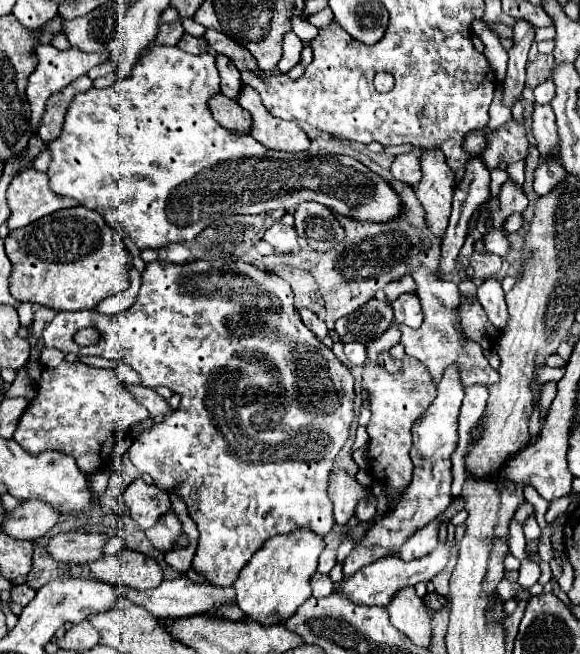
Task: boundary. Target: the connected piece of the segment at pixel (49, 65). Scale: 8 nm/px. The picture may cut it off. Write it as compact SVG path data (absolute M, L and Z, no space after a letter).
M38 45L34 49L34 57L38 59L38 65L36 65L36 71L28 79L26 97L28 97L28 103L30 103L30 109L32 109L30 125L32 125L32 131L36 133L38 125L40 125L40 119L44 117L44 107L46 107L48 97L54 95L54 93L58 93L58 91L62 91L68 83L76 81L78 77L86 75L92 67L104 63L106 55L86 55L80 49L76 49L76 47L68 47L66 51L60 51L60 49L52 47L52 45Z

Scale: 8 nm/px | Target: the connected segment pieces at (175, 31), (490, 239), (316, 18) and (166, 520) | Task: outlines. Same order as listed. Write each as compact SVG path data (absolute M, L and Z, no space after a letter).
M180 21L170 23L170 25L162 23L159 27L158 37L156 37L154 45L177 45L182 35L184 35L184 27L182 27Z
M488 227L488 233L484 235L484 243L486 243L486 249L498 257L504 257L510 249L510 243L504 235L498 235L498 231L494 231L494 227Z
M326 9L326 11L320 11L320 13L316 13L316 15L312 15L310 19L308 19L308 23L312 23L312 25L316 25L316 27L328 27L330 23L332 23L332 13Z
M168 511L158 519L158 523L152 529L146 531L146 537L150 539L150 543L156 549L160 549L164 553L174 547L174 541L176 541L176 537L180 537L180 533L182 533L182 525L180 525L178 517L174 515L174 511Z

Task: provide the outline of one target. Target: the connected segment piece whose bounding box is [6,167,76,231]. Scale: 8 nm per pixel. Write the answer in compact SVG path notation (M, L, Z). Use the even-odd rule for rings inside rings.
M34 167L20 171L12 179L6 193L6 201L8 201L8 207L12 209L12 215L8 219L10 231L22 229L34 223L36 219L50 215L58 209L76 205L76 199L52 193L48 187L46 173L40 173Z

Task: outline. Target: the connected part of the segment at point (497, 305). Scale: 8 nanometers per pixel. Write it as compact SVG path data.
M486 279L478 287L478 301L484 307L490 323L494 323L494 327L498 331L504 331L510 315L508 315L508 307L506 307L506 301L504 301L502 283L498 279Z

